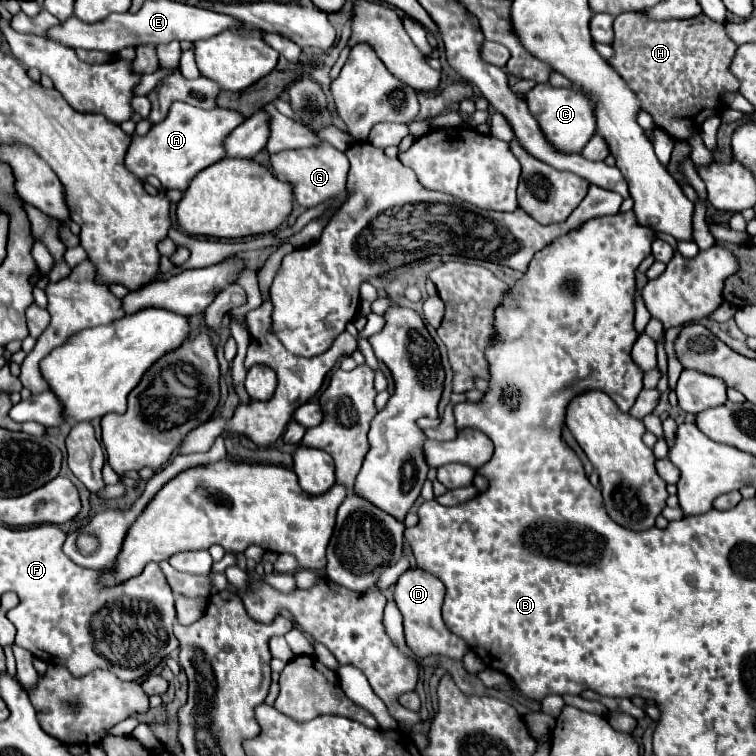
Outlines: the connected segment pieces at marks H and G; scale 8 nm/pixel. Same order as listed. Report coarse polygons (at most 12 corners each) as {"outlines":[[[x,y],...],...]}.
{"outlines":[[[705,14],[615,18],[609,64],[675,140],[739,90]],[[327,140],[271,154],[295,200],[317,206],[345,192],[349,160]]]}

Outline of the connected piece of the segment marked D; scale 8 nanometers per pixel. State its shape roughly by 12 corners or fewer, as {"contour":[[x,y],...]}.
{"contour":[[421,568],[399,576],[394,600],[419,658],[461,660],[469,646],[441,618],[445,586]]}

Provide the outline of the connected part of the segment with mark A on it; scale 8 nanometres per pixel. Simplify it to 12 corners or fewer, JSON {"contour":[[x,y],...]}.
{"contour":[[173,102],[131,136],[125,168],[185,190],[245,118]]}

